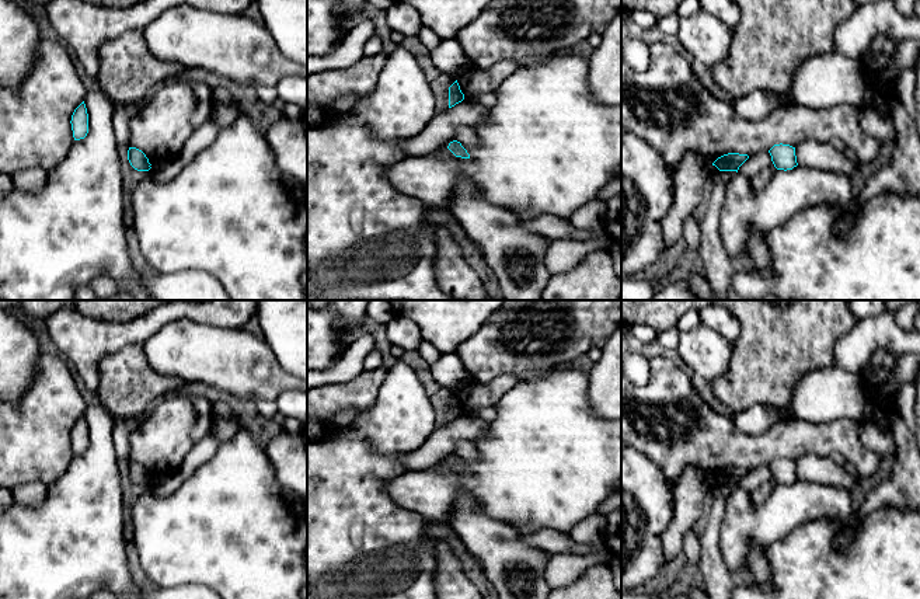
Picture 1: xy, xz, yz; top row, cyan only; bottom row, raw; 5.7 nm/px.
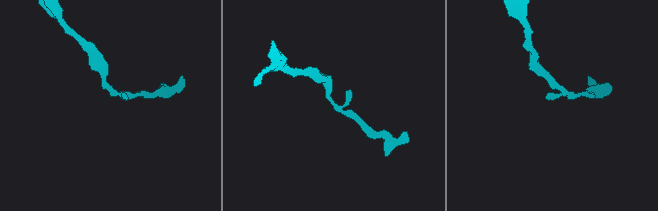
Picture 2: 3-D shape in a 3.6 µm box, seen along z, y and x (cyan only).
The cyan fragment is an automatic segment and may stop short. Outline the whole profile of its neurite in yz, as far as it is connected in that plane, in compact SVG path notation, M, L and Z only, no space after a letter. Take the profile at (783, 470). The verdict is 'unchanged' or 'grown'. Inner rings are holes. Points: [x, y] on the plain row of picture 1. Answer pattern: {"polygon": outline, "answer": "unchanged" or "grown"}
{"polygon": "M774 459L769 464L771 470L771 476L777 484L792 484L794 481L798 480L797 477L797 470L795 470L795 462L790 459Z", "answer": "unchanged"}

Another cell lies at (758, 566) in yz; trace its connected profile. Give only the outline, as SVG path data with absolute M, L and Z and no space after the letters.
M752 546L748 554L748 570L757 584L769 582L771 570L757 546Z

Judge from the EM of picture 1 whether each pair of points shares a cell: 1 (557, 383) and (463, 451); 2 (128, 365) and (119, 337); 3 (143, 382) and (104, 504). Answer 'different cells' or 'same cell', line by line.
1: different cells
2: different cells
3: different cells

